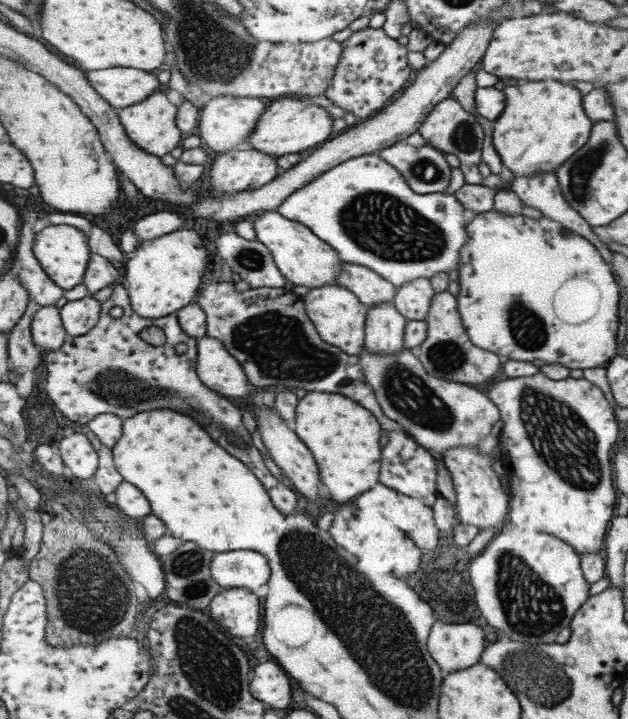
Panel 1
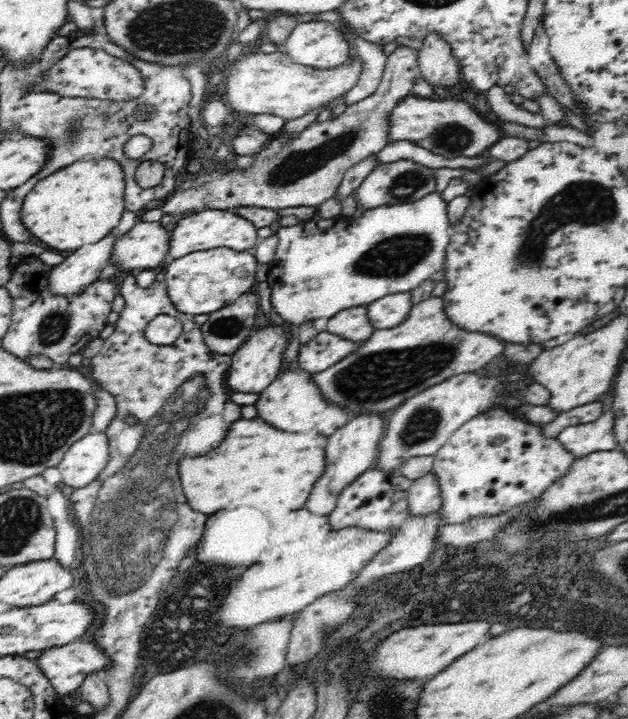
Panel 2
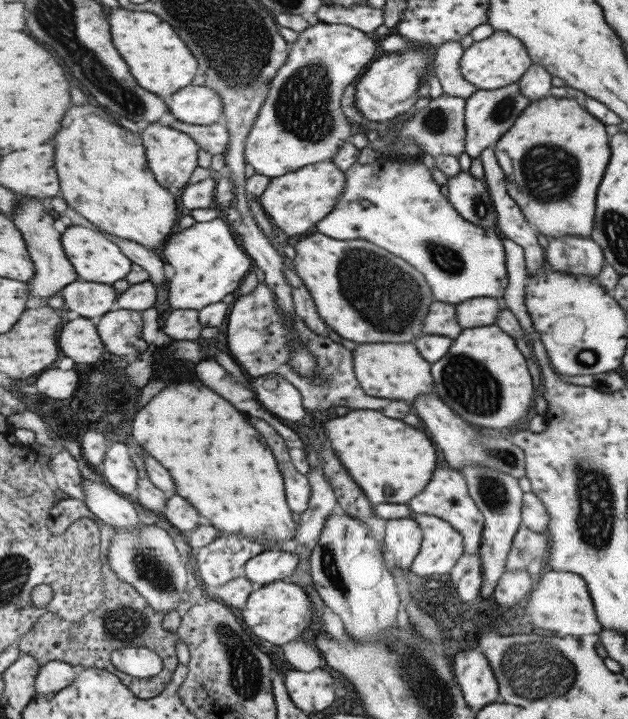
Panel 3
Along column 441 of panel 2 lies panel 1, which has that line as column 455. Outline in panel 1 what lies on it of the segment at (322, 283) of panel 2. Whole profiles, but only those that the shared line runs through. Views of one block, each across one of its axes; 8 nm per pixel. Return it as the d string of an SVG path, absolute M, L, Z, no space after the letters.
M378 152L354 157L327 170L311 184L299 188L279 206L288 220L306 225L319 238L331 244L344 262L370 268L396 287L422 278L433 278L443 272L458 270L462 264L462 248L470 242L470 213L454 193L418 193L407 183L395 165L386 162Z

